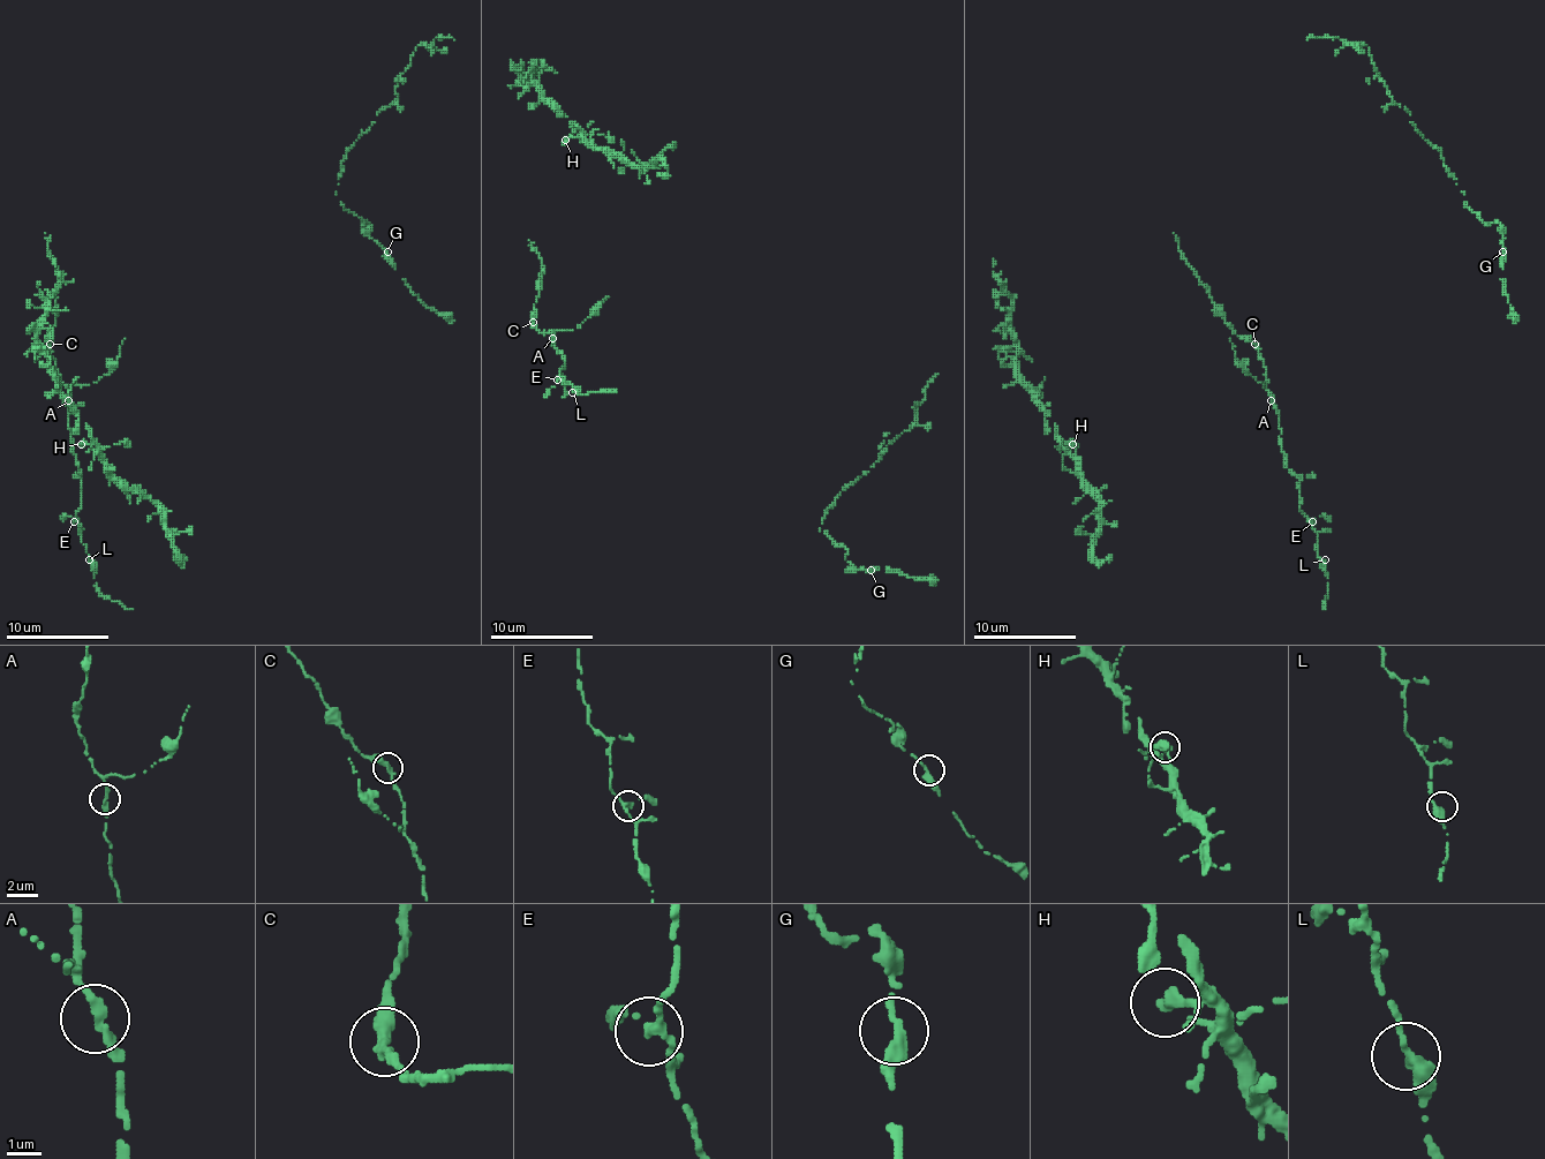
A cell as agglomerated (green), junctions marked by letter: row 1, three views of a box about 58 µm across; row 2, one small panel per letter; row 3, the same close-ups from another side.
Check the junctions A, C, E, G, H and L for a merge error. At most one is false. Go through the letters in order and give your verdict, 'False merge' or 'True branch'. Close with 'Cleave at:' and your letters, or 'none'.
A: True branch
C: True branch
E: True branch
G: True branch
H: True branch
L: True branch
Cleave at: none

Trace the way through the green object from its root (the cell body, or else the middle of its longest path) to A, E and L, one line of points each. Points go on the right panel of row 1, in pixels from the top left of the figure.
A: (1264, 385), (1271, 400)
E: (1264, 385), (1279, 415), (1279, 444), (1285, 465), (1299, 480), (1299, 509), (1312, 521)
L: (1264, 385), (1279, 415), (1279, 444), (1285, 465), (1299, 480), (1299, 509), (1318, 534), (1318, 555), (1325, 559)

